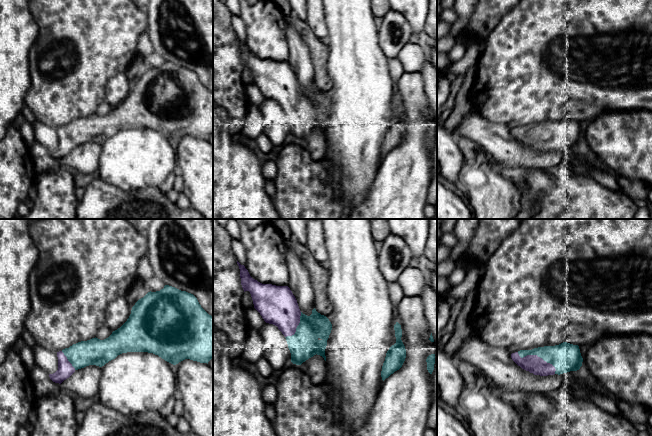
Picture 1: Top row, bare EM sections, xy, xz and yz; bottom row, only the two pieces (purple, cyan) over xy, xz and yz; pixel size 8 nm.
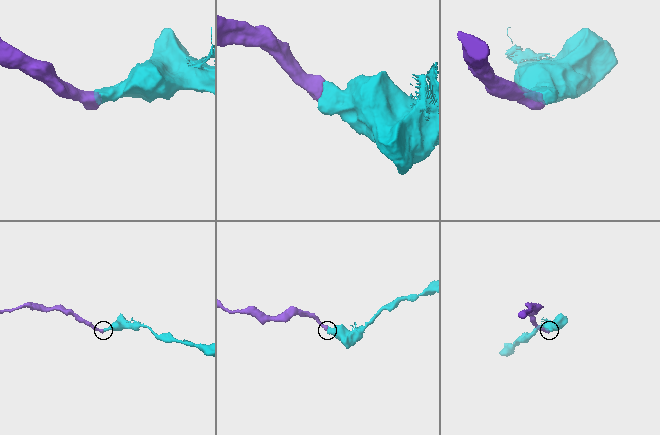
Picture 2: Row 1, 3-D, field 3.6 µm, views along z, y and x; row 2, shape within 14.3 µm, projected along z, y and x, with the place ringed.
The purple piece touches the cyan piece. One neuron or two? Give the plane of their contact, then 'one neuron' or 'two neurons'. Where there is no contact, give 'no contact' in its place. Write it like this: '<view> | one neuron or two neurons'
yz | one neuron

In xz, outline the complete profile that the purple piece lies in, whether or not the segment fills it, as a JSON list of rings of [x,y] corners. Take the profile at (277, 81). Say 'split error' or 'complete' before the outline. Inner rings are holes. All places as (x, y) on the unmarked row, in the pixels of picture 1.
split error; [[[237,40],[244,68],[250,68],[254,84],[264,97],[277,102],[285,112],[291,138],[301,141],[316,130],[326,137],[325,125],[332,106],[329,95],[315,84],[310,92],[303,90],[288,62],[262,60],[250,52],[244,41]]]

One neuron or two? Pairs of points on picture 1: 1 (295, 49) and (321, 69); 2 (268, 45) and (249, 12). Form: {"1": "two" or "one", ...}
{"1": "two", "2": "one"}

